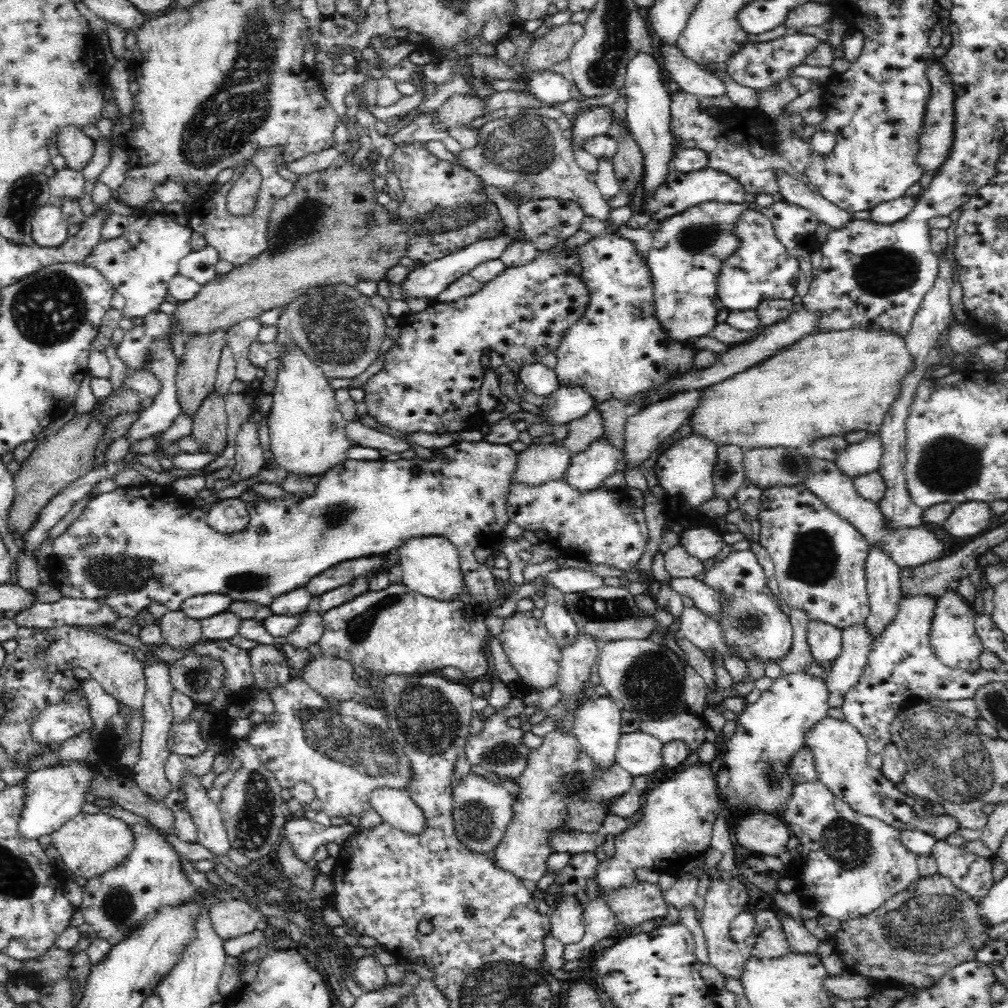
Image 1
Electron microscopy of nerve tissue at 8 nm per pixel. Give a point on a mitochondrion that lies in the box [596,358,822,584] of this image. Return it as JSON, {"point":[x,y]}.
{"point":[788,464]}

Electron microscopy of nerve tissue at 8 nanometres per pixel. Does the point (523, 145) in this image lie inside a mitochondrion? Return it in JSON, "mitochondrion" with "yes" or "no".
{"mitochondrion":"yes"}

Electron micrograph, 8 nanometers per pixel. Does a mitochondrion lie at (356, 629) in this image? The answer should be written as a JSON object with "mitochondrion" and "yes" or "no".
{"mitochondrion":"yes"}

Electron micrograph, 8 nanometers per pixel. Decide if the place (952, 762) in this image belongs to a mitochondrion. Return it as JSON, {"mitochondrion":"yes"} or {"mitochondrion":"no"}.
{"mitochondrion":"yes"}

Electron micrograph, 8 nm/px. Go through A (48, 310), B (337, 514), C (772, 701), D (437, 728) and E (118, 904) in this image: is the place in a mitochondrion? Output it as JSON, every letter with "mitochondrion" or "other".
{"A":"mitochondrion","B":"mitochondrion","C":"other","D":"mitochondrion","E":"mitochondrion"}

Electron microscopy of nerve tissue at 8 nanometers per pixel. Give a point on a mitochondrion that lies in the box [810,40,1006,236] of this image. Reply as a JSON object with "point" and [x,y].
{"point":[897,121]}

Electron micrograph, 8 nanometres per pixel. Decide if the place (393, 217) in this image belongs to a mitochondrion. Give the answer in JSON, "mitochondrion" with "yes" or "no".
{"mitochondrion":"no"}

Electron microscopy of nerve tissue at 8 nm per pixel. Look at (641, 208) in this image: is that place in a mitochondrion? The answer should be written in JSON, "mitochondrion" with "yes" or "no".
{"mitochondrion":"no"}

